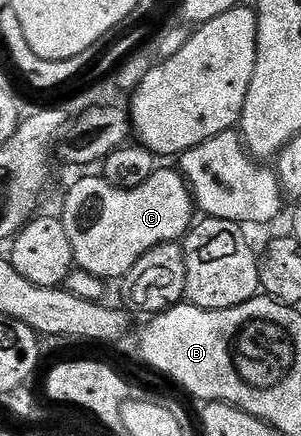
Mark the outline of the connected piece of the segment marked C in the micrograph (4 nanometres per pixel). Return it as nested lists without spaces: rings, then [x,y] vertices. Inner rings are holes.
[[[155,168],[147,181],[135,184],[135,189],[121,189],[118,185],[109,185],[105,176],[82,177],[66,193],[66,202],[62,205],[60,216],[64,223],[64,231],[68,231],[68,243],[72,243],[74,264],[79,269],[91,273],[94,277],[111,279],[125,278],[132,267],[144,254],[152,251],[152,247],[163,245],[169,241],[178,243],[185,238],[195,224],[196,202],[190,192],[185,177],[177,168]]]

